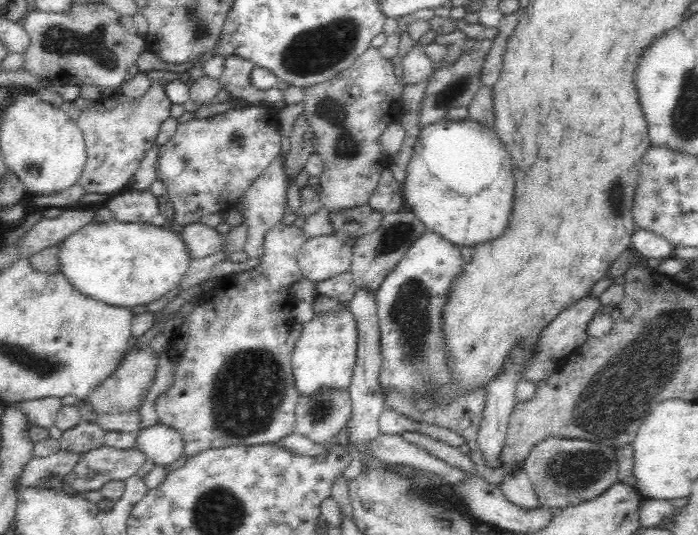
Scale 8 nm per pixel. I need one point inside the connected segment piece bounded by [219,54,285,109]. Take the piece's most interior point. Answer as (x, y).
(237, 69)

